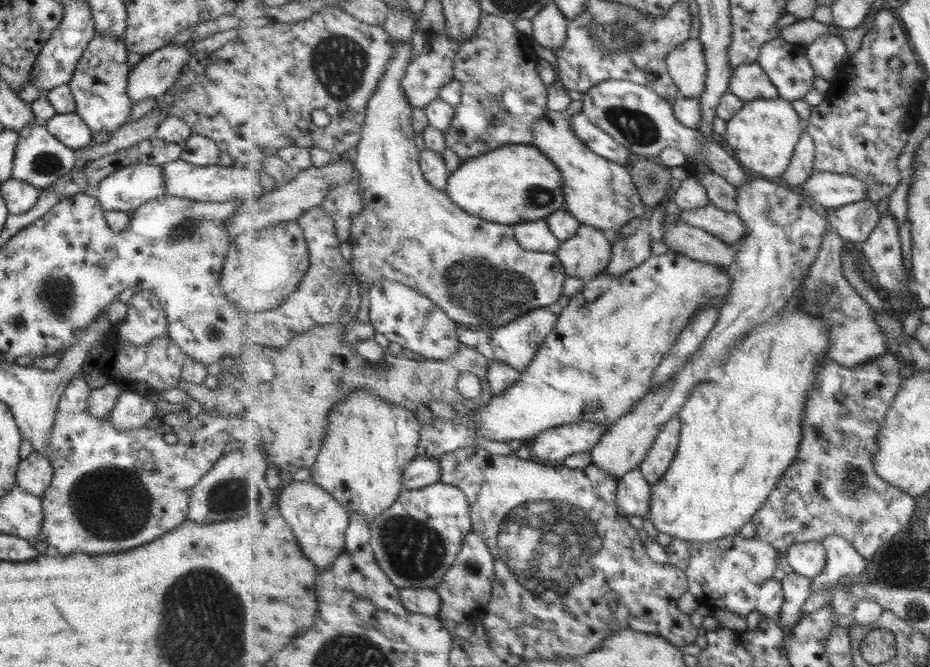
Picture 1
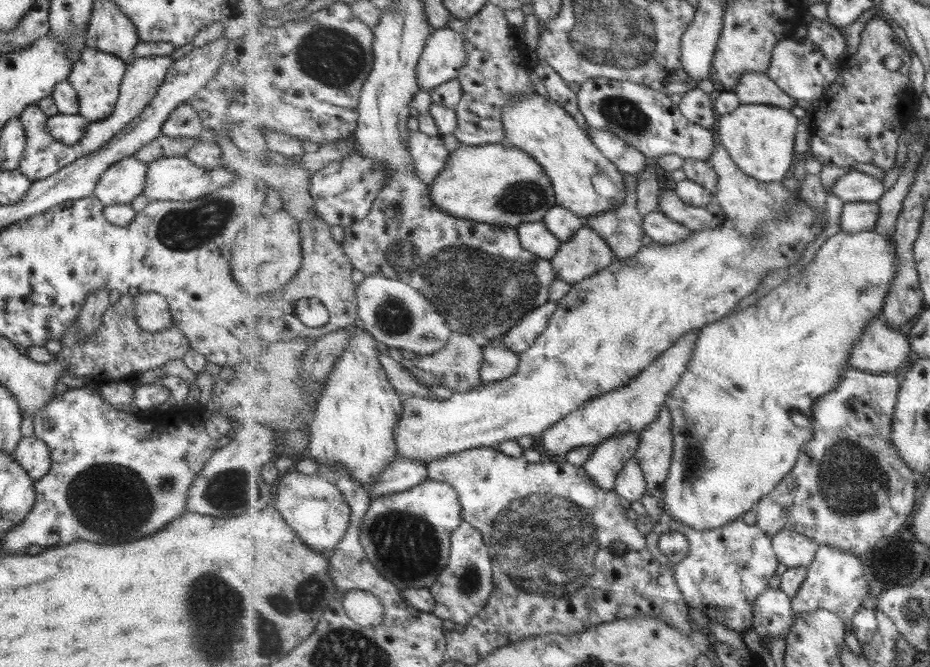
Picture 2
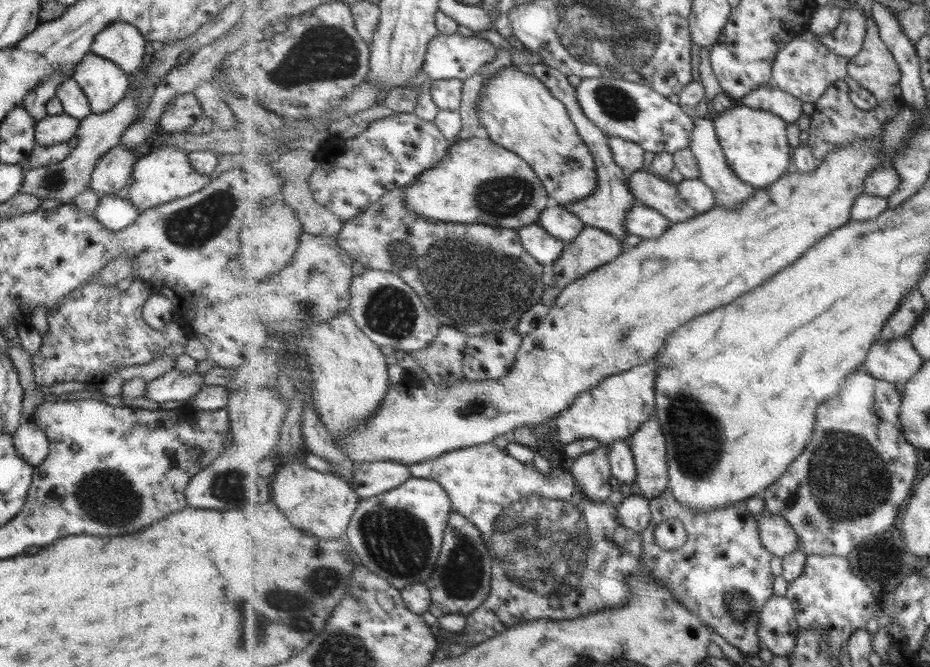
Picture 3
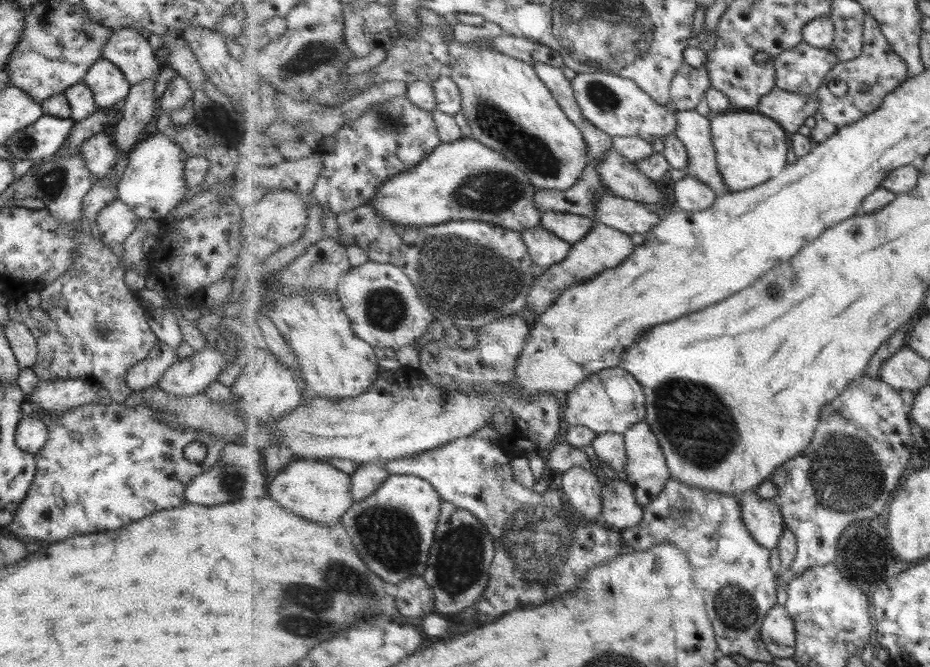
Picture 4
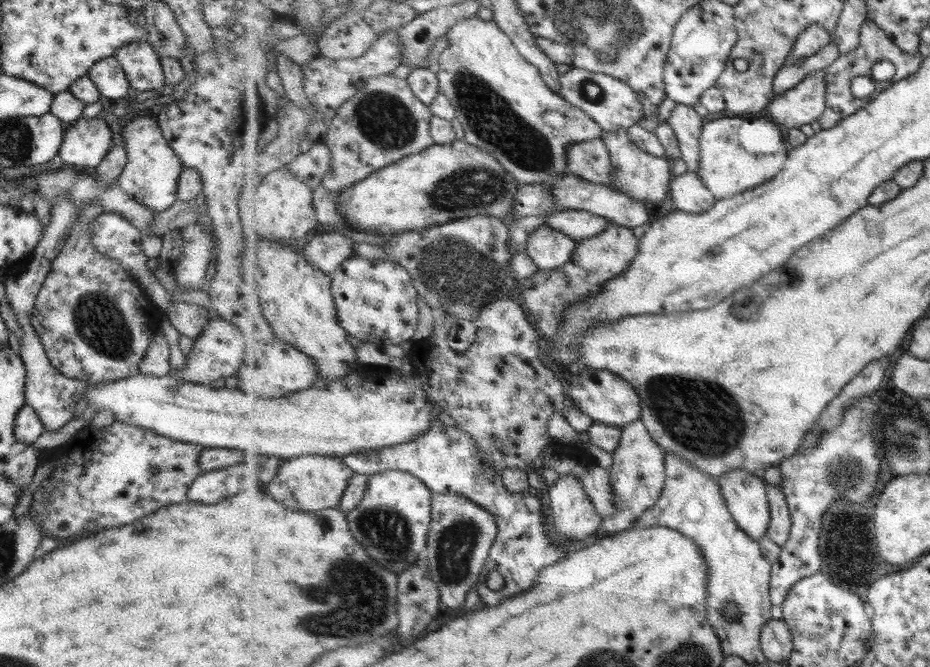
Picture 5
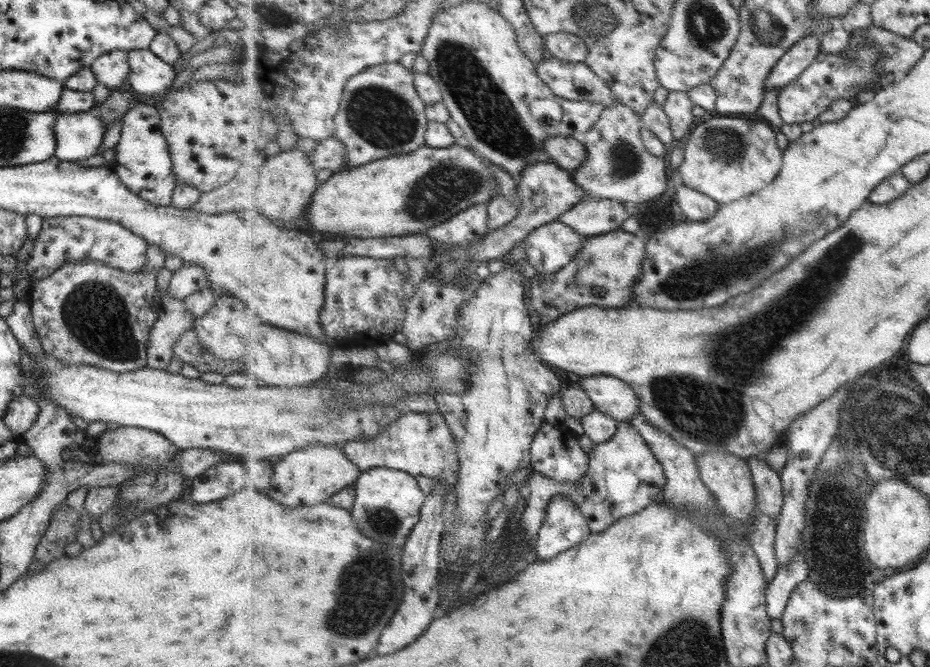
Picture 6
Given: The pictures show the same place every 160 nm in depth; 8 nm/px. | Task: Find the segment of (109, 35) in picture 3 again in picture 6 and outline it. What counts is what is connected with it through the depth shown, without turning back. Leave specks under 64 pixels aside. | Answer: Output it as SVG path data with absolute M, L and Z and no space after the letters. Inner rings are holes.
M148 49L127 51L127 82L134 94L157 94L171 86L176 71Z

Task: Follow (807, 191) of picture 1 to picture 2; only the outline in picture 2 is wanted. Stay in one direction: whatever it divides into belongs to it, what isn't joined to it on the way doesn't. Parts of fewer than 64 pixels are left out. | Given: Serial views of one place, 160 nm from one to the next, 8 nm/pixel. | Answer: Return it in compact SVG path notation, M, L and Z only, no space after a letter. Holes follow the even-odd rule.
M854 169L840 176L830 191L844 203L859 201L877 203L887 192L882 179Z

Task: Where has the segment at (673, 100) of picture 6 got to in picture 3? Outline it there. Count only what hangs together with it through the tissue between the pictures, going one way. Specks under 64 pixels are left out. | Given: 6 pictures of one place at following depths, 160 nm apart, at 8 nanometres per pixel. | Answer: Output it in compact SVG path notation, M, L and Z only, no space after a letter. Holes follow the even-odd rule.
M713 117L695 119L694 133L692 136L691 150L696 156L701 171L700 179L707 186L712 187L716 194L717 205L728 206L728 208L737 208L747 202L754 196L757 189L744 180L741 180L732 166L729 164L728 158L725 156L724 147L721 146L720 138L718 137L716 126L714 125Z

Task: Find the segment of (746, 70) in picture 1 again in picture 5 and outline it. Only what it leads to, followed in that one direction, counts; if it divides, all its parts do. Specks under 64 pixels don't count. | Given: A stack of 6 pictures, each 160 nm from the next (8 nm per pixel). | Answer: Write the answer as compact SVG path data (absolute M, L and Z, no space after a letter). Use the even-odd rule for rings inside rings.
M816 70L799 86L775 95L767 110L772 120L787 130L801 128L803 124L816 127L817 121L827 110L827 90L826 70Z

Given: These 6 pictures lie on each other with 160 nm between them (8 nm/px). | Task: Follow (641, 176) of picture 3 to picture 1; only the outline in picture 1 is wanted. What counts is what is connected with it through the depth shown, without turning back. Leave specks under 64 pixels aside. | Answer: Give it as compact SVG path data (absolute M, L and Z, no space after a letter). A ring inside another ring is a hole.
M711 202L695 210L680 209L680 217L691 226L702 228L729 245L741 242L748 233L746 222L737 212L721 210Z

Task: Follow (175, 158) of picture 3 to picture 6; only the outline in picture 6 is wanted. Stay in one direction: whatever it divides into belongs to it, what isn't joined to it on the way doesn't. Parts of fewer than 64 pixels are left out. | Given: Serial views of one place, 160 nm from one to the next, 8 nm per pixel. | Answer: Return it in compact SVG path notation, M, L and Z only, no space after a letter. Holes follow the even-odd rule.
M135 102L121 118L120 139L114 146L110 170L134 195L155 206L168 207L176 180L170 152L158 124L159 118L153 103Z

